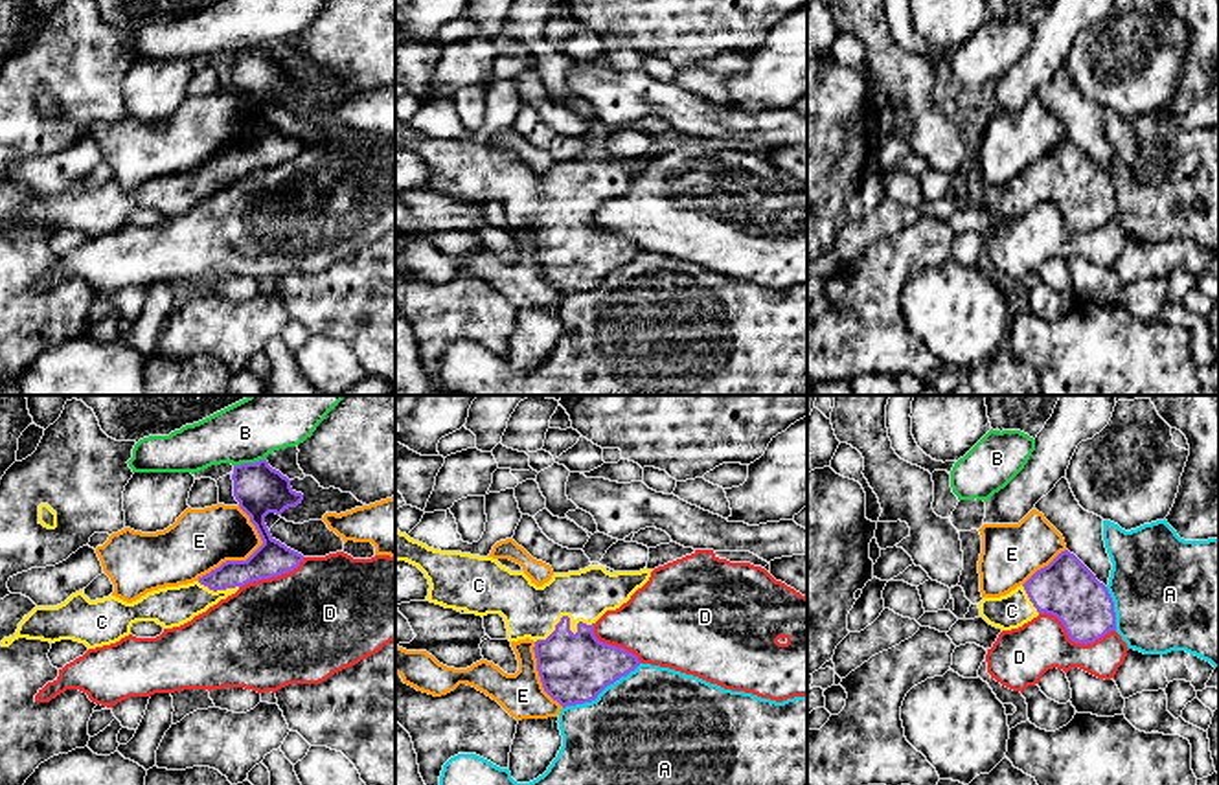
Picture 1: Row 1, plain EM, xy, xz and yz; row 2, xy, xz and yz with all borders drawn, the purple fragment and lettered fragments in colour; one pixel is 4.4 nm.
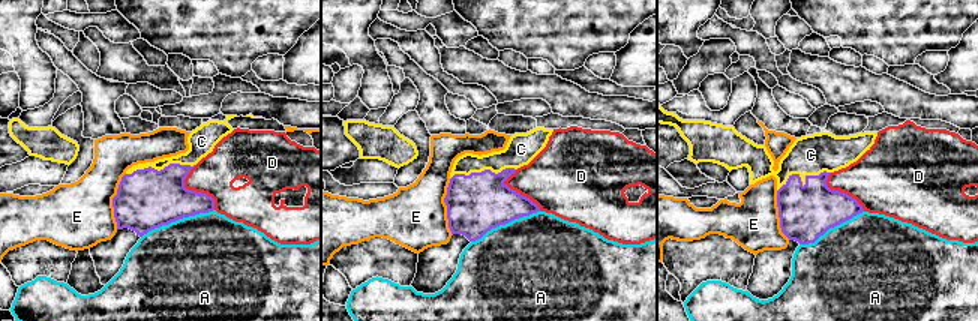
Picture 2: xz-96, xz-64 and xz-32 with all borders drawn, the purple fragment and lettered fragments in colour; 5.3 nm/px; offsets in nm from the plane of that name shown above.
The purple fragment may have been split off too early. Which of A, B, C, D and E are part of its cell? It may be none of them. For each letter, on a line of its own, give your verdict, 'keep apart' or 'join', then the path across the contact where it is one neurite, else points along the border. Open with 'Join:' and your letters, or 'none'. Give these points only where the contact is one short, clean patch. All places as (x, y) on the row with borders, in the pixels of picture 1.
Join: C
A: keep apart
B: keep apart
C: join
D: keep apart
E: keep apart

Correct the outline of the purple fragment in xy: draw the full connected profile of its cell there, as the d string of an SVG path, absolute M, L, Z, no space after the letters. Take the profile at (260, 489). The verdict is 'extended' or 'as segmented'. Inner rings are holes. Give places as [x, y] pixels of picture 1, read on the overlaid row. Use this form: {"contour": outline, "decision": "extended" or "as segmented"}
{"contour": "M267 460L235 465L232 480L239 507L263 540L246 561L226 561L193 583L158 588L132 603L116 596L90 601L83 588L57 607L35 607L0 645L9 647L18 638L50 643L74 640L88 649L110 645L129 636L136 621L156 621L164 629L180 627L241 586L298 568L303 555L276 540L265 517L296 507L303 495L296 493L291 487L292 480L272 469Z", "decision": "extended"}

